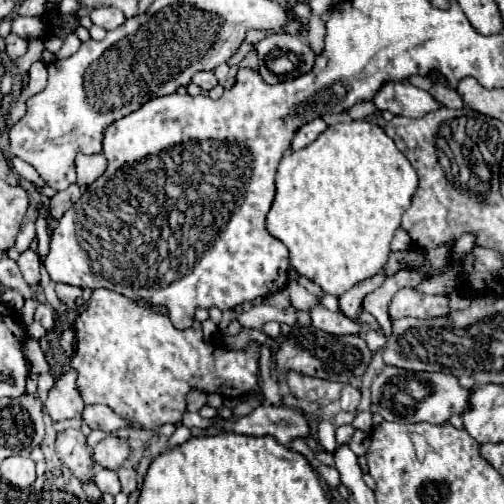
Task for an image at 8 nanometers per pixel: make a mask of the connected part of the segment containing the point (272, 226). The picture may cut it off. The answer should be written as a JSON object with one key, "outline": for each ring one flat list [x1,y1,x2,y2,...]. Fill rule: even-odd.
{"outline":[[350,121,350,123,334,123,330,125,322,135,318,135,318,139,314,143,310,143,308,147,300,149,300,151,290,151,282,157,280,165,278,165,278,173,276,173,276,195,274,195,274,201,272,201,272,207,268,211,268,217,266,217,266,227,270,231,270,235,274,235,276,239,280,239,288,251,290,251,290,265,304,277,312,279,314,283,318,283,324,293,330,293,330,295,336,295,340,297,342,293,346,293,350,287,354,287,356,283,376,275,378,271,382,271,382,267,386,265,388,261,388,255,390,255,390,243,392,243,392,237,396,233,396,229,400,227,400,219,402,219,402,213,410,207,410,199,414,195,418,187,418,175,414,171,414,167,410,165,410,161,404,157,402,151,398,151,398,147,394,145,394,141,384,133,382,127,378,127,376,123,372,121]]}

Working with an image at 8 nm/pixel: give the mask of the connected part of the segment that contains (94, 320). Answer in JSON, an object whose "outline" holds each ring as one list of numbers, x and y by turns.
{"outline":[[94,289,86,309,74,321,76,351,70,359,70,367,78,373,76,387,86,405,102,403,114,413,122,415,130,429,154,431,164,423,180,423,186,413,186,395,190,389,200,389,204,393,220,393,224,397,248,395,256,387,258,377,258,357,260,345,252,343,246,351,232,351,226,347,216,347,206,343,202,331,196,329,176,329,170,319,148,305,138,305,132,299,110,291]]}

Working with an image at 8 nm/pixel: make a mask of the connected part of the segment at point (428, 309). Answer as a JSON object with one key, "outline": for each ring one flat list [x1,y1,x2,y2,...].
{"outline":[[414,287,400,289,388,307,390,319,400,317,418,317,418,319,434,319,446,317,450,313,446,295,422,295]]}

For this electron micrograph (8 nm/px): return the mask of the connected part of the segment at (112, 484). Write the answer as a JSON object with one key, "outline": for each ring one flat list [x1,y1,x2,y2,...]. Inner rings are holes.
{"outline":[[96,467,96,475,94,475,94,481,98,485,98,489,102,493,120,493,120,481,118,481,118,475,116,471,110,471,110,469,104,469,104,467]]}

